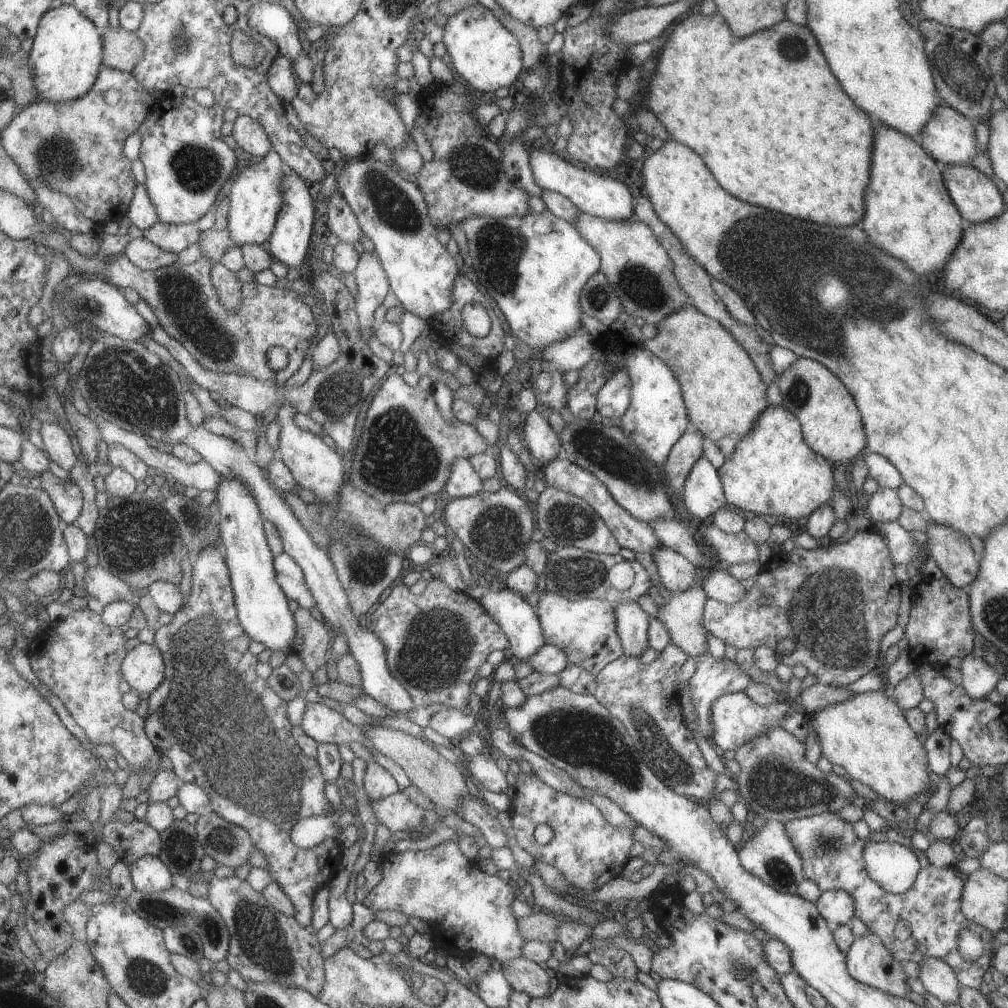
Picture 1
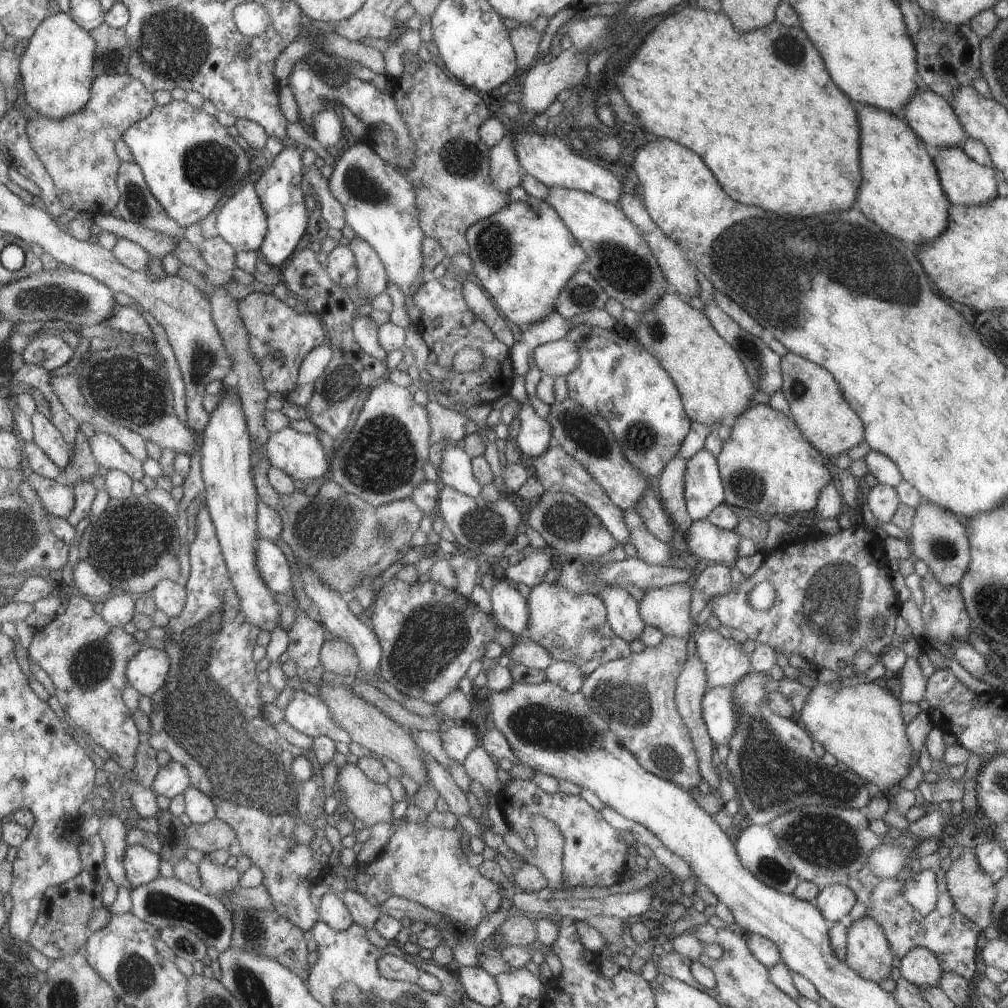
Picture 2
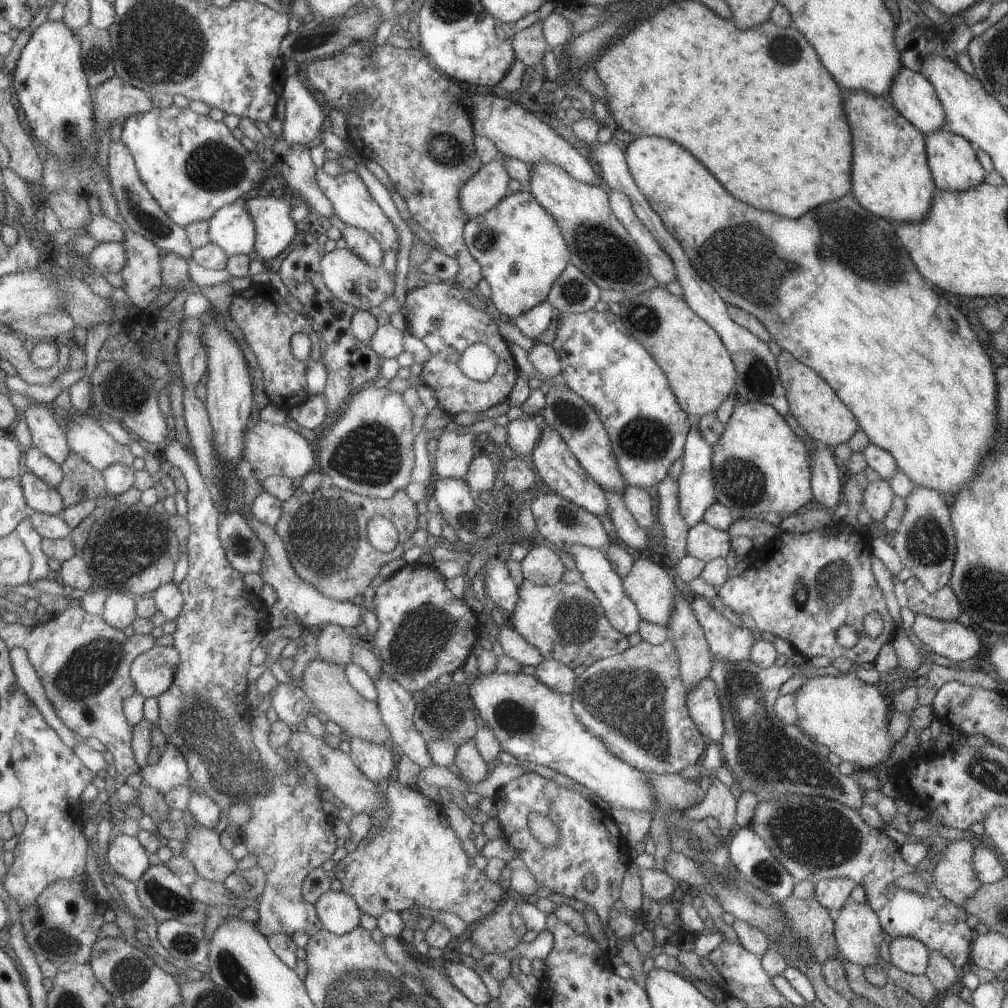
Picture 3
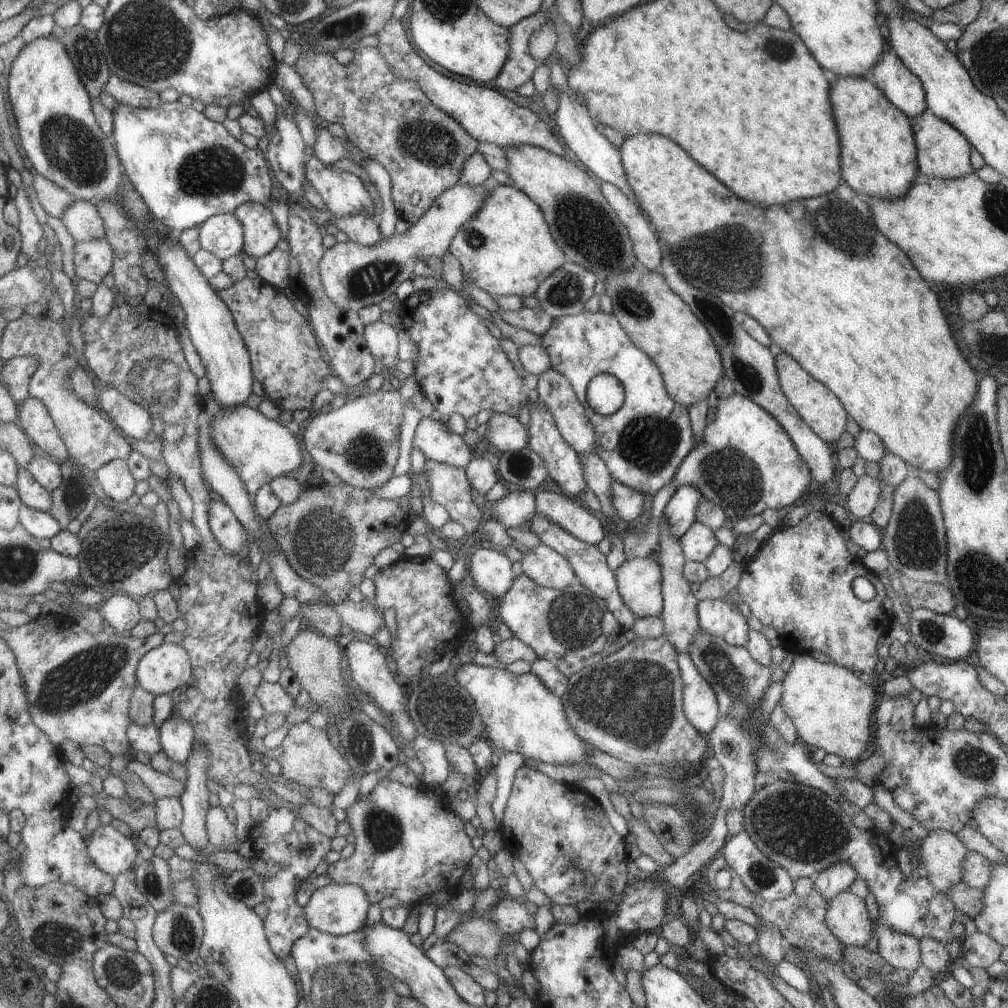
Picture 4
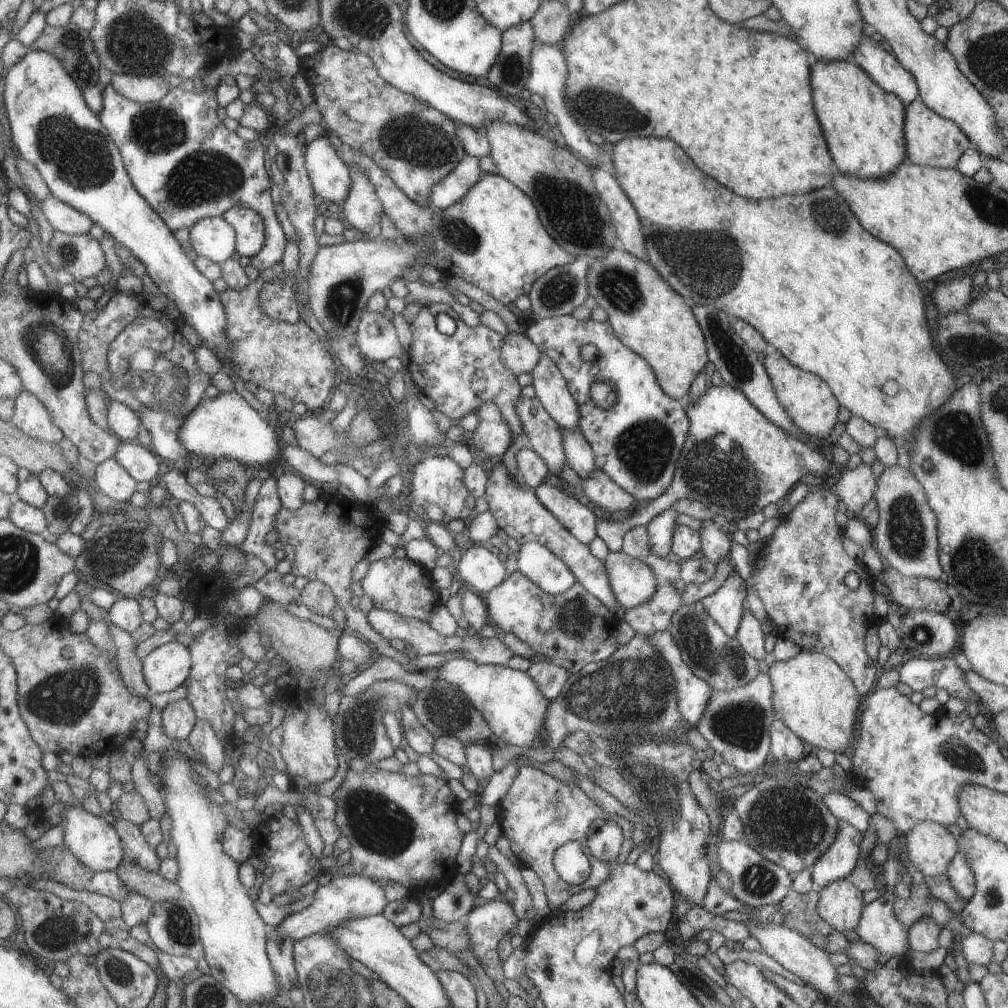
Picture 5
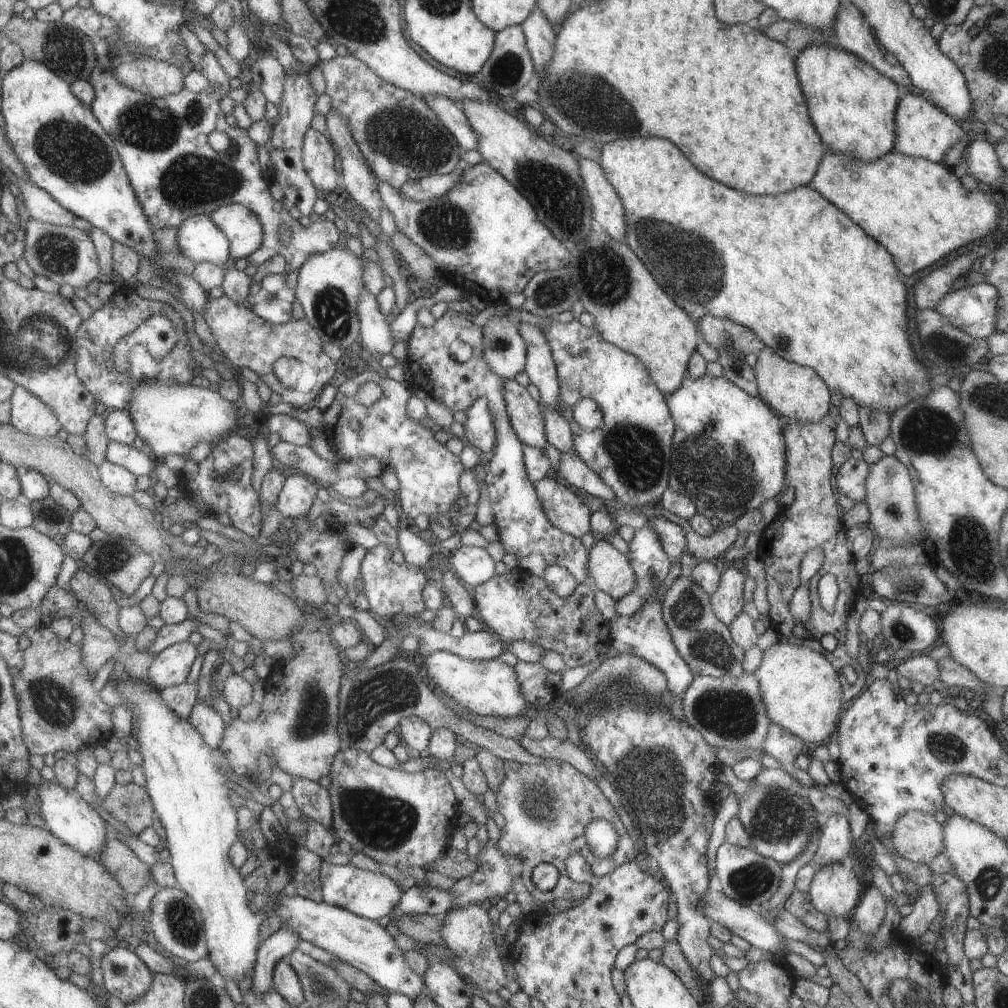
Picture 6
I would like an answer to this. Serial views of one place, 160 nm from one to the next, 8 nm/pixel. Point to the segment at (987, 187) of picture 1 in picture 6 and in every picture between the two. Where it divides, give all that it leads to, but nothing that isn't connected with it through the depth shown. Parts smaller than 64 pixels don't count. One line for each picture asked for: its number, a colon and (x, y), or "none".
2: (964, 182)
3: (951, 160)
4: (942, 151)
5: (930, 140)
6: (923, 130)

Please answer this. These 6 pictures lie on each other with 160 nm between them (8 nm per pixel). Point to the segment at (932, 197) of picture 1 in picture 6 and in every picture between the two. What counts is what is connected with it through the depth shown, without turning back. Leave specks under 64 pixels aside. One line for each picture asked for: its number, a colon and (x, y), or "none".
2: (899, 191)
3: (890, 178)
4: (877, 153)
5: (862, 124)
6: (852, 106)

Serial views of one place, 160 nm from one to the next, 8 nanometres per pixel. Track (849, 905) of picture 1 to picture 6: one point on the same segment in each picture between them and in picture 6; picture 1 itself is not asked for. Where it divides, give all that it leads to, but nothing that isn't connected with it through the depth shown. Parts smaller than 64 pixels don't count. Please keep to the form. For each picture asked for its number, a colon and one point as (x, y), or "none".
2: (834, 901)
3: (831, 893)
4: (835, 878)
5: (837, 861)
6: (834, 842)

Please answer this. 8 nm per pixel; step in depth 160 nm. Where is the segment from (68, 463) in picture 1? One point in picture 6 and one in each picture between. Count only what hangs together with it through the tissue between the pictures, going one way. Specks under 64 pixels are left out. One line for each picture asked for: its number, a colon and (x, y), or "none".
2: (46, 436)
3: (46, 434)
4: (32, 417)
5: (29, 415)
6: (28, 414)

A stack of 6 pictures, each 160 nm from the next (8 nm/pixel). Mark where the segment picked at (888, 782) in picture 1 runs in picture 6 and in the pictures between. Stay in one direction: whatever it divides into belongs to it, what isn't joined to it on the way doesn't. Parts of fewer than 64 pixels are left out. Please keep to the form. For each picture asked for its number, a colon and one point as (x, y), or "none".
2: (861, 725)
3: (845, 715)
4: (831, 709)
5: (816, 700)
6: (800, 691)

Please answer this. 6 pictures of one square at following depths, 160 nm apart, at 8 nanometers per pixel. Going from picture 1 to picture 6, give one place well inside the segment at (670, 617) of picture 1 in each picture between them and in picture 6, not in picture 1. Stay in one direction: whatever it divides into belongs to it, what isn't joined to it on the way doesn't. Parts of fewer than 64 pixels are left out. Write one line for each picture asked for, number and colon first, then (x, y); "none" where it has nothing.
2: (667, 608)
3: (649, 584)
4: (638, 580)
5: (631, 581)
6: (611, 572)

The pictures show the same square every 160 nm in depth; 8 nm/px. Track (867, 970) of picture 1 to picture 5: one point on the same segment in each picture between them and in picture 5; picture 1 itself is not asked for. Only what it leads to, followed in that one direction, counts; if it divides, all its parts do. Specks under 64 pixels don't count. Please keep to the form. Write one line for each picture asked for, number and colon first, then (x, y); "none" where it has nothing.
2: (868, 954)
3: (857, 931)
4: (846, 917)
5: (839, 903)

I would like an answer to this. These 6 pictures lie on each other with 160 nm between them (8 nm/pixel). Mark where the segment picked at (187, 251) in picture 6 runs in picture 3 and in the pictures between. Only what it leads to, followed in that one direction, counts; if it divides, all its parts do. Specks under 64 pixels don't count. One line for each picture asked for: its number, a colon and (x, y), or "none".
3: (230, 227)
4: (222, 235)
5: (212, 238)

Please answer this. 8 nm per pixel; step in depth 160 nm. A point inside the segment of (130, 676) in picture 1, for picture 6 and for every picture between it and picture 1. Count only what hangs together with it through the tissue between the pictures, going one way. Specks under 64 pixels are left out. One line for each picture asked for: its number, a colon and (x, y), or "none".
2: (146, 670)
3: (151, 672)
4: (165, 668)
5: (165, 667)
6: (170, 666)

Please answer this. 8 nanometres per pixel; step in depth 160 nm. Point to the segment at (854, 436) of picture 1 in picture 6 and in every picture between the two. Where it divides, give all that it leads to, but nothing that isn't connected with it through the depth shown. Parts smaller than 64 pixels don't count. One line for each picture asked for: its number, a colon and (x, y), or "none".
2: (816, 406)
3: (813, 403)
4: (815, 405)
5: (806, 399)
6: (794, 392)

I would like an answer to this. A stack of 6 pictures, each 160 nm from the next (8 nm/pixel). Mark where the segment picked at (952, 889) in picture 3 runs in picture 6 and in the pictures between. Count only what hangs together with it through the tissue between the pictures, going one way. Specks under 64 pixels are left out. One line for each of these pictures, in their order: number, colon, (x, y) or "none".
4: (940, 852)
5: (929, 845)
6: (917, 836)

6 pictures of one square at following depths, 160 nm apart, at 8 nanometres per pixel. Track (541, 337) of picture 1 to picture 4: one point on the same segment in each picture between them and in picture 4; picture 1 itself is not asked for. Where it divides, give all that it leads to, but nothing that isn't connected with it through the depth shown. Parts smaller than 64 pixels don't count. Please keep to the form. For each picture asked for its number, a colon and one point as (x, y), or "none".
2: (522, 255)
3: (519, 248)
4: (506, 249)

